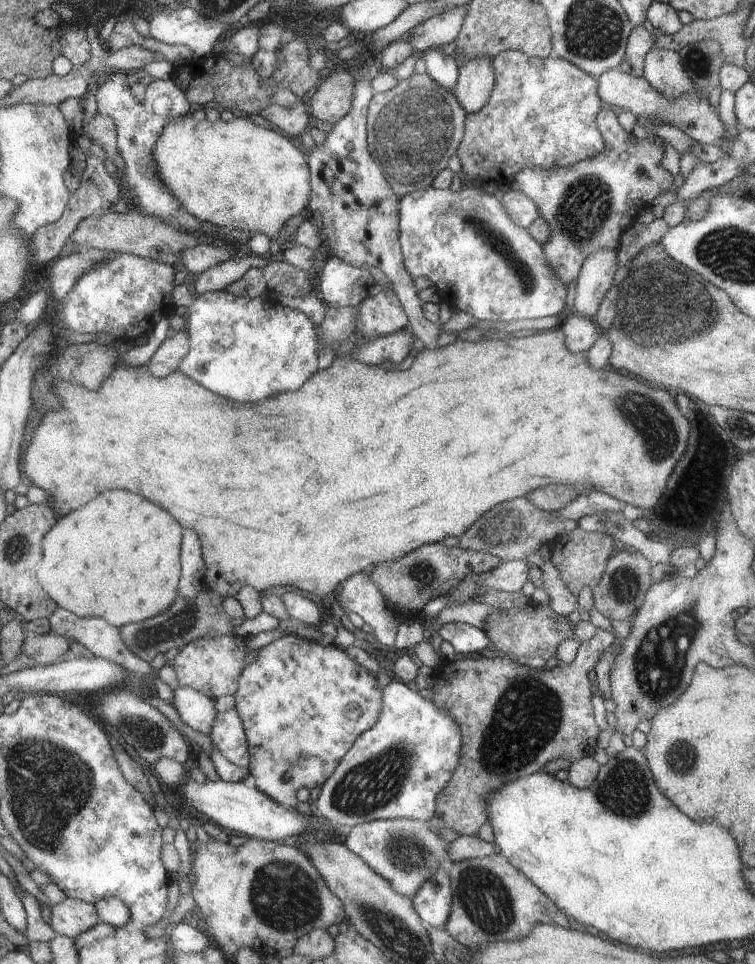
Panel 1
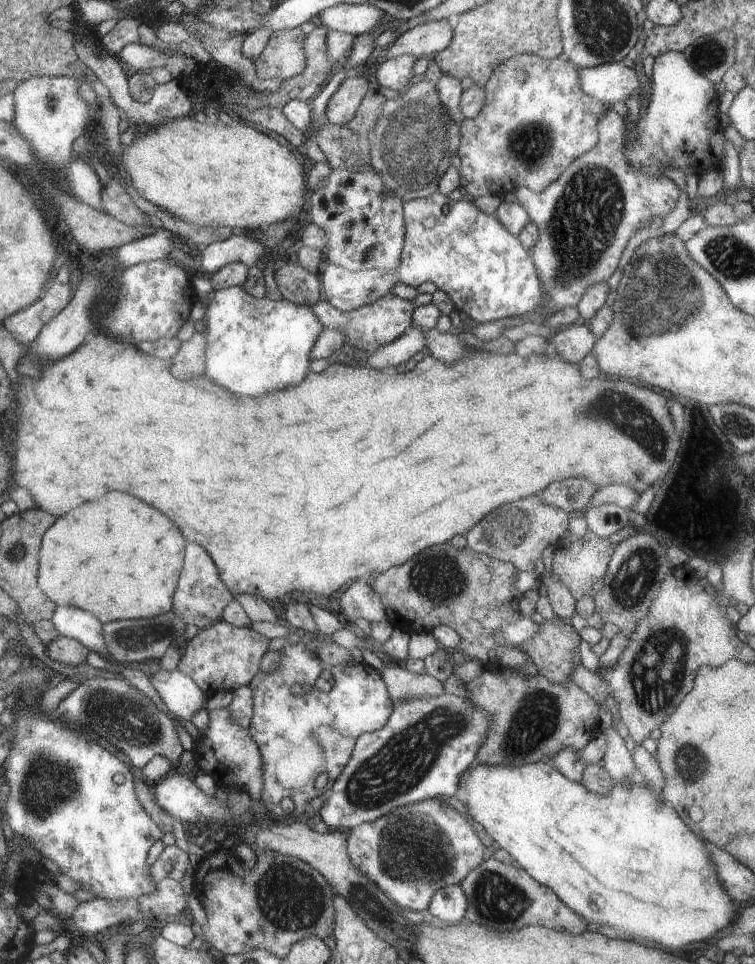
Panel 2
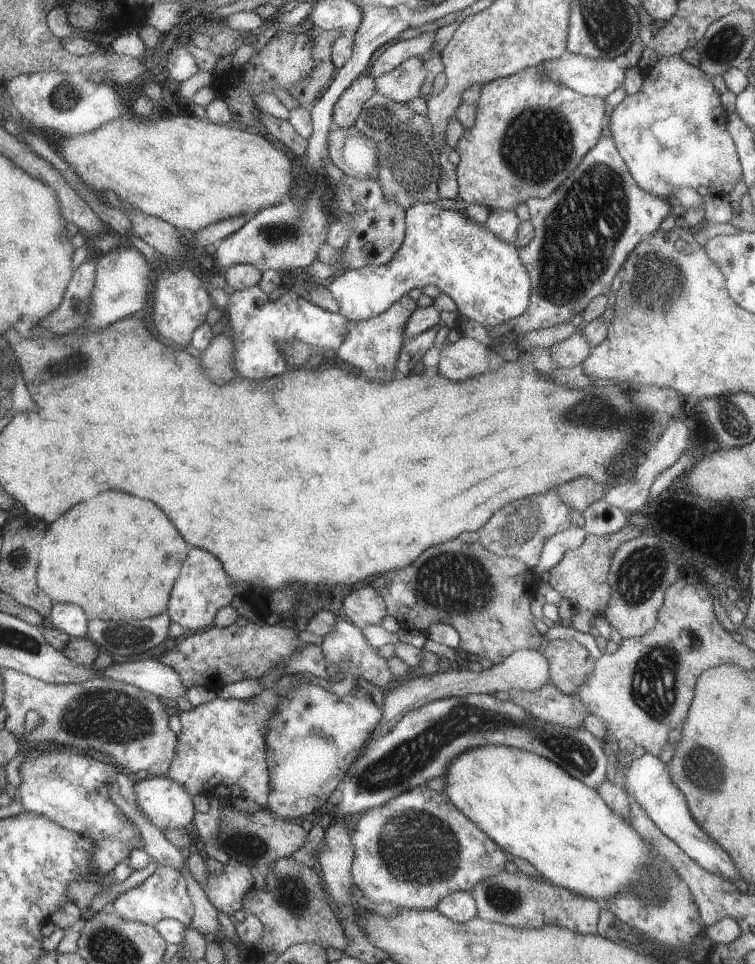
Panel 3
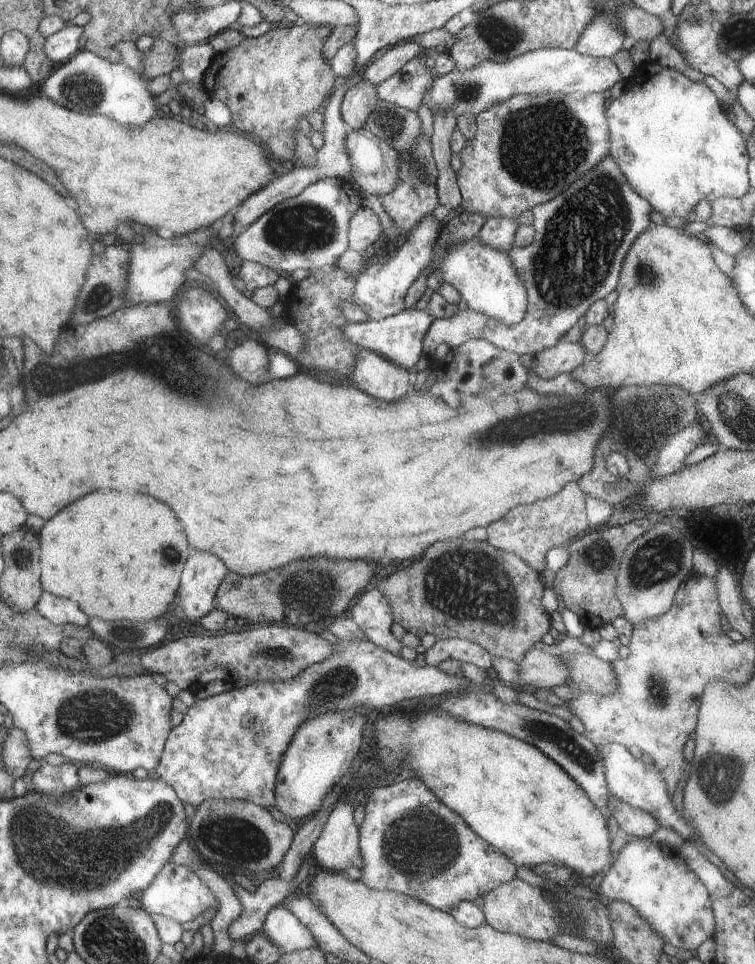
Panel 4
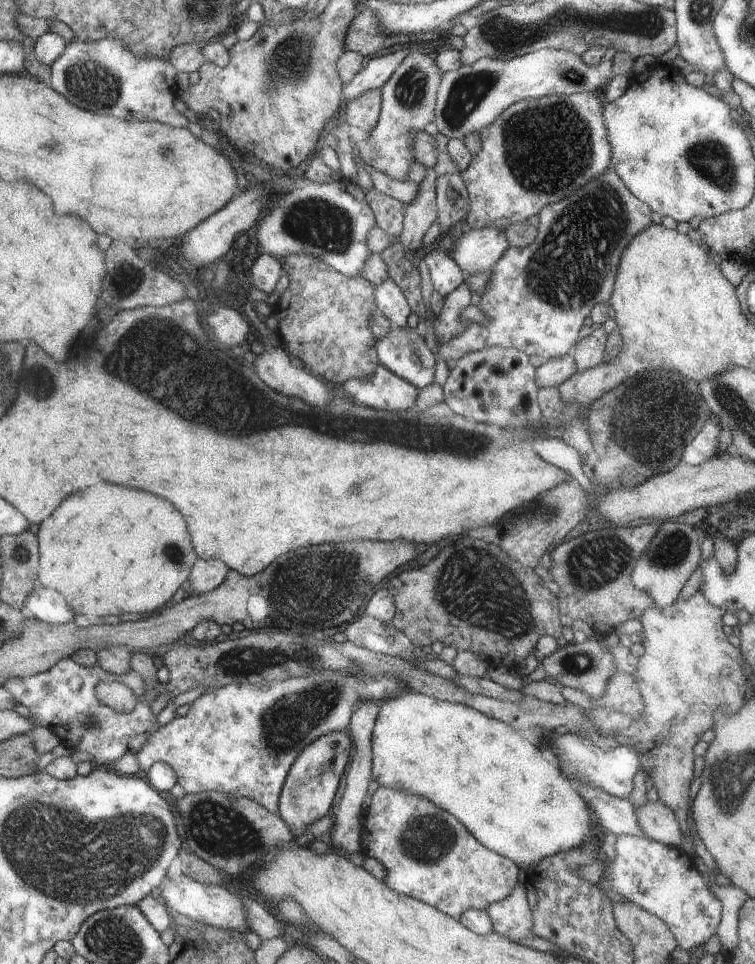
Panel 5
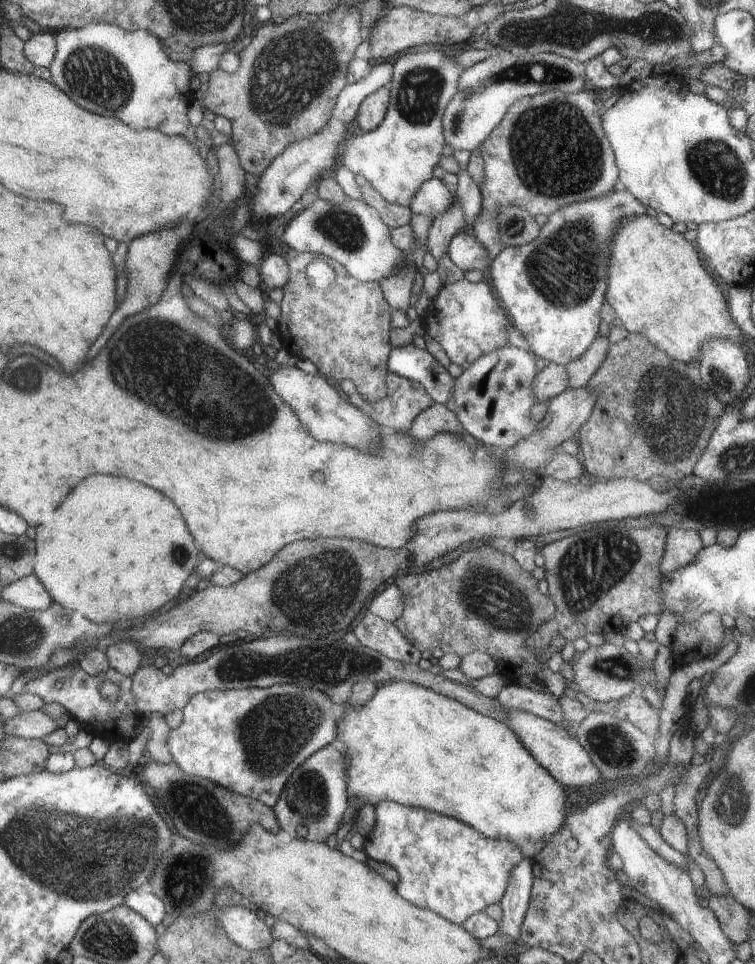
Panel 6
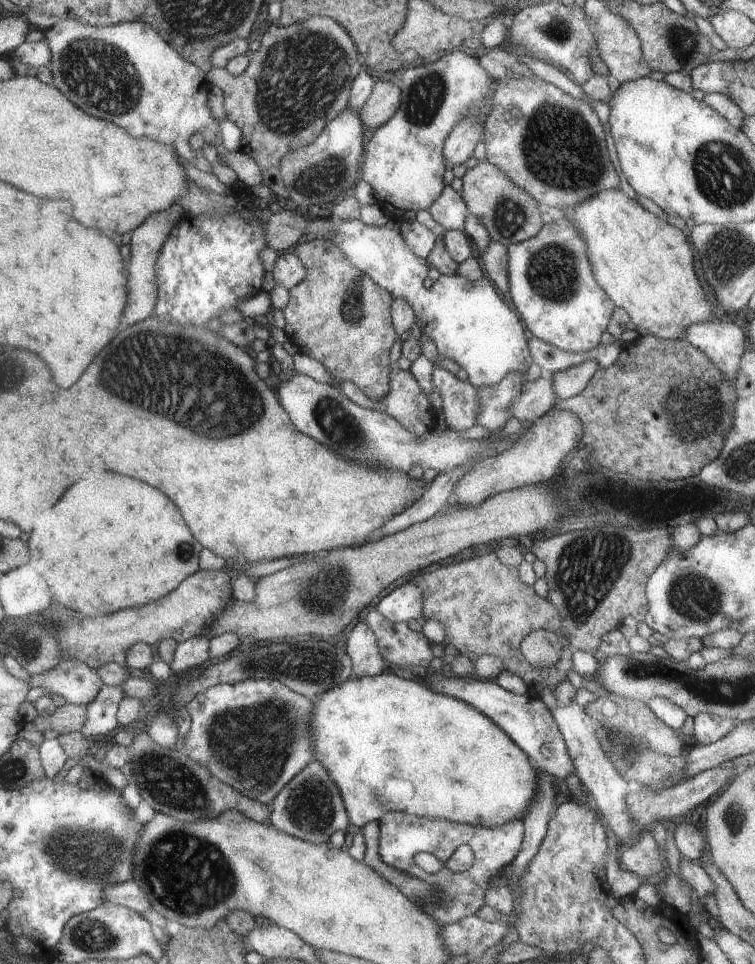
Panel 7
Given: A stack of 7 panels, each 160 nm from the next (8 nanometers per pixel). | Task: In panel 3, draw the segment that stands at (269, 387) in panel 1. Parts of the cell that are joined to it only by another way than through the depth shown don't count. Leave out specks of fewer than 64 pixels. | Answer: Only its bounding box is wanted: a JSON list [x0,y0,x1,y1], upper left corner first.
[226,285,349,380]

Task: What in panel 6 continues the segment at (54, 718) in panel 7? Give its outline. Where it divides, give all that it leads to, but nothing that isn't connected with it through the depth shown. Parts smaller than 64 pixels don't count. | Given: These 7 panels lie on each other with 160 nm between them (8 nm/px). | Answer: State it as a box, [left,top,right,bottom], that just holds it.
[7,711,60,740]

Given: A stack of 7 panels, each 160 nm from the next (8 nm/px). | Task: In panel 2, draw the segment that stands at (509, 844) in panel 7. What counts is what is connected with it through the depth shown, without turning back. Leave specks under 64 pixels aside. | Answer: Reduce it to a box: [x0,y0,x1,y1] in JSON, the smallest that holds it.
[349,797,488,912]

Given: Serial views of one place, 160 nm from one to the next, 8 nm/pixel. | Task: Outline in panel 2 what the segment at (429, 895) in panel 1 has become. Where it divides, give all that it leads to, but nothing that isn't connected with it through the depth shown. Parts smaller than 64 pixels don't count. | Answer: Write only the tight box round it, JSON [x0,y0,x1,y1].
[428,884,468,926]

